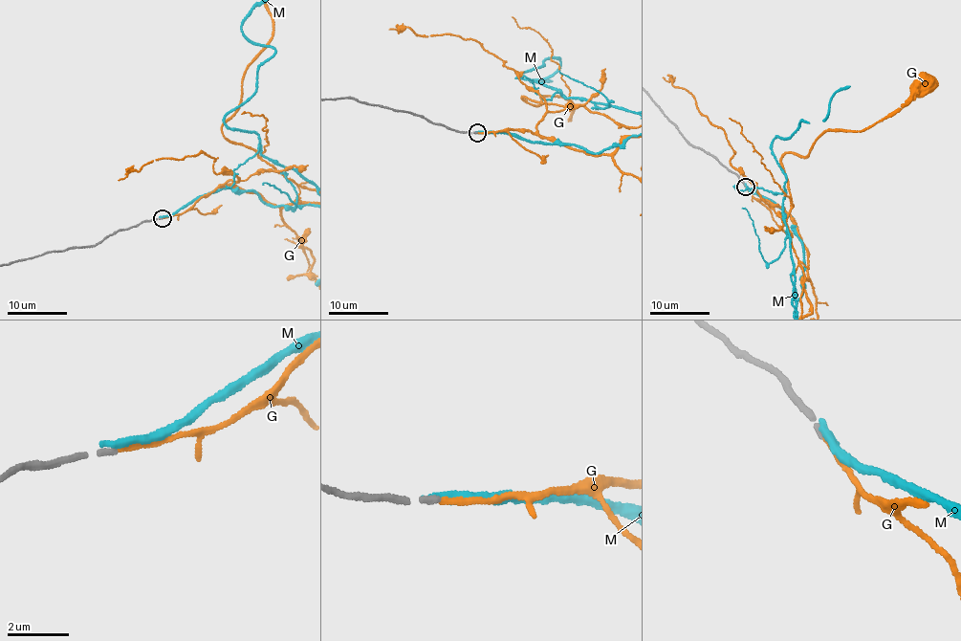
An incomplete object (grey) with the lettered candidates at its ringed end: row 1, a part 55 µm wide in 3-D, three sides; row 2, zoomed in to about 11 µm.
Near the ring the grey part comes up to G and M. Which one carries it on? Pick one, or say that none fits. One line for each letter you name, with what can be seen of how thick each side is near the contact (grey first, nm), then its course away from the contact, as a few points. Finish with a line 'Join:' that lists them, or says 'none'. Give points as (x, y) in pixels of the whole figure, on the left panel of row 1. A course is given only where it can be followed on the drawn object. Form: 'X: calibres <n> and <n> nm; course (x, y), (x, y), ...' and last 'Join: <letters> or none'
G: calibres 170 and 180 nm; course (163, 218), (191, 209), (229, 180), (272, 167), (221, 129), (273, 29)
Join: G

